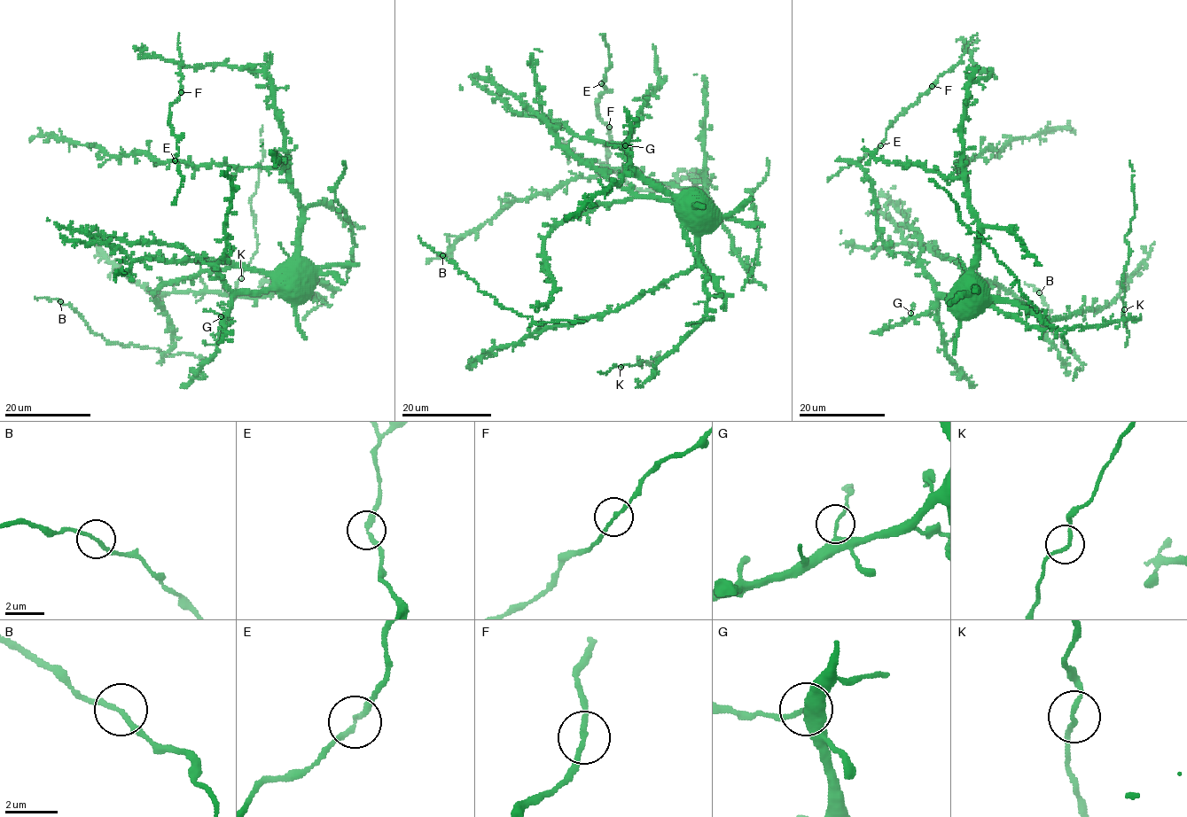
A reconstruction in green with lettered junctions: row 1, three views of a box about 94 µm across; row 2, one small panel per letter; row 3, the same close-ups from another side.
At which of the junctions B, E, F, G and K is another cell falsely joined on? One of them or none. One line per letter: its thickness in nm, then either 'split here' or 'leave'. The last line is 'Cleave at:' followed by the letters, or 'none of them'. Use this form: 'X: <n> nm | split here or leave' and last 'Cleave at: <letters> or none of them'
B: 170 nm | leave
E: 200 nm | leave
F: 170 nm | leave
G: 180 nm | split here
K: 160 nm | leave
Cleave at: G

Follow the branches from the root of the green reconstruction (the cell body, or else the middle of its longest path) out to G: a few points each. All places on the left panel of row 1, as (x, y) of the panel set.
G: (284, 282), (281, 293), (274, 289), (239, 291), (232, 298), (230, 312), (223, 319), (222, 316)

